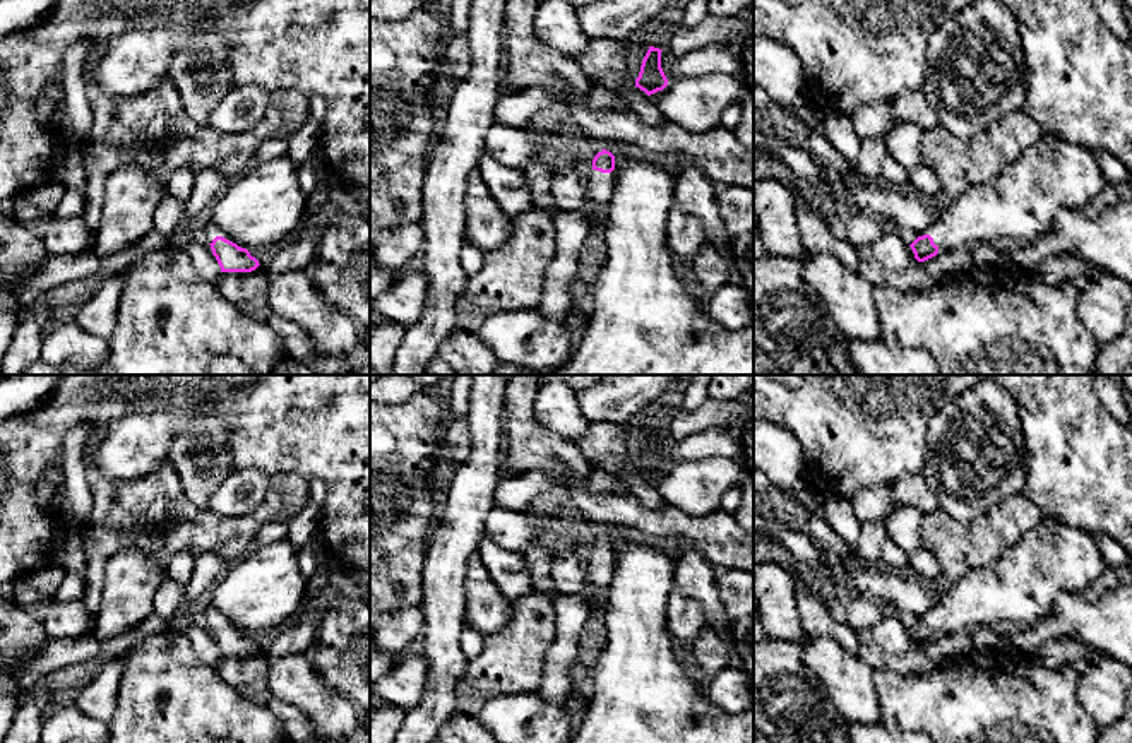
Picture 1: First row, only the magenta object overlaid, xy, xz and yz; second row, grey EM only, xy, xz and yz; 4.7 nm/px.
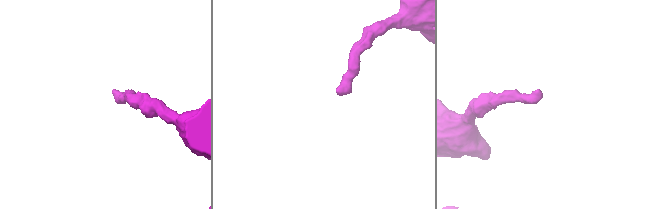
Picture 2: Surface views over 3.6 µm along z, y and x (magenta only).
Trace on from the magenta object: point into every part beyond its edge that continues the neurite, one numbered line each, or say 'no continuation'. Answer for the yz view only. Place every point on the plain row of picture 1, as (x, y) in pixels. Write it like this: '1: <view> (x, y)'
1: yz (1018, 589)

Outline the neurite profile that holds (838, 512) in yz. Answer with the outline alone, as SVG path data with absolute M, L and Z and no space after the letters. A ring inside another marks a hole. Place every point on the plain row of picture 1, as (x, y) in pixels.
M824 495L820 507L822 517L829 522L832 531L848 544L848 548L853 551L853 556L856 556L861 522L855 515L853 505L836 495Z

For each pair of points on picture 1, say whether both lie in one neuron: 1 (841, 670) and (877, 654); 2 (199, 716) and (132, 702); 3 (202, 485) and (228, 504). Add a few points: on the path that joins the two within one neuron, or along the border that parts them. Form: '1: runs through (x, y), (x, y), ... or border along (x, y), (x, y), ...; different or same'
1: border along (862, 656), (872, 668); different
2: runs through (182, 716), (170, 716), (163, 721), (149, 707); same
3: border along (235, 468), (206, 505); different

